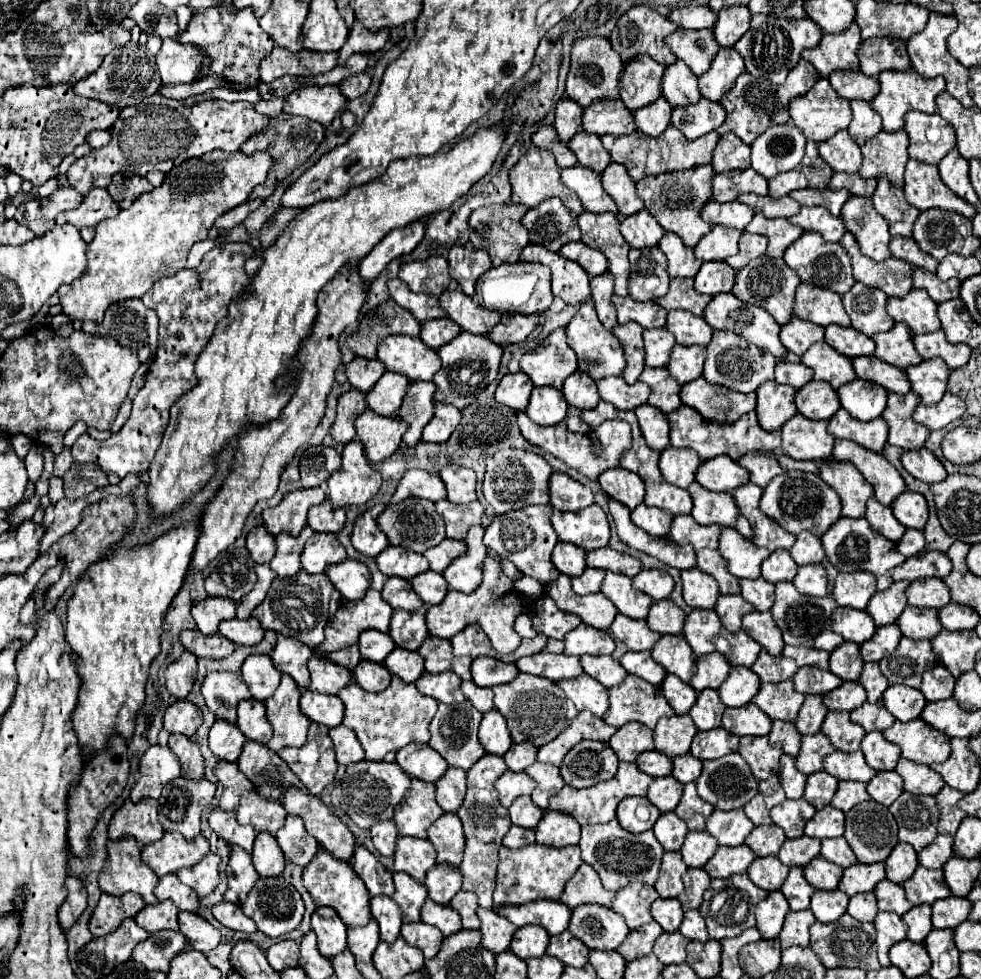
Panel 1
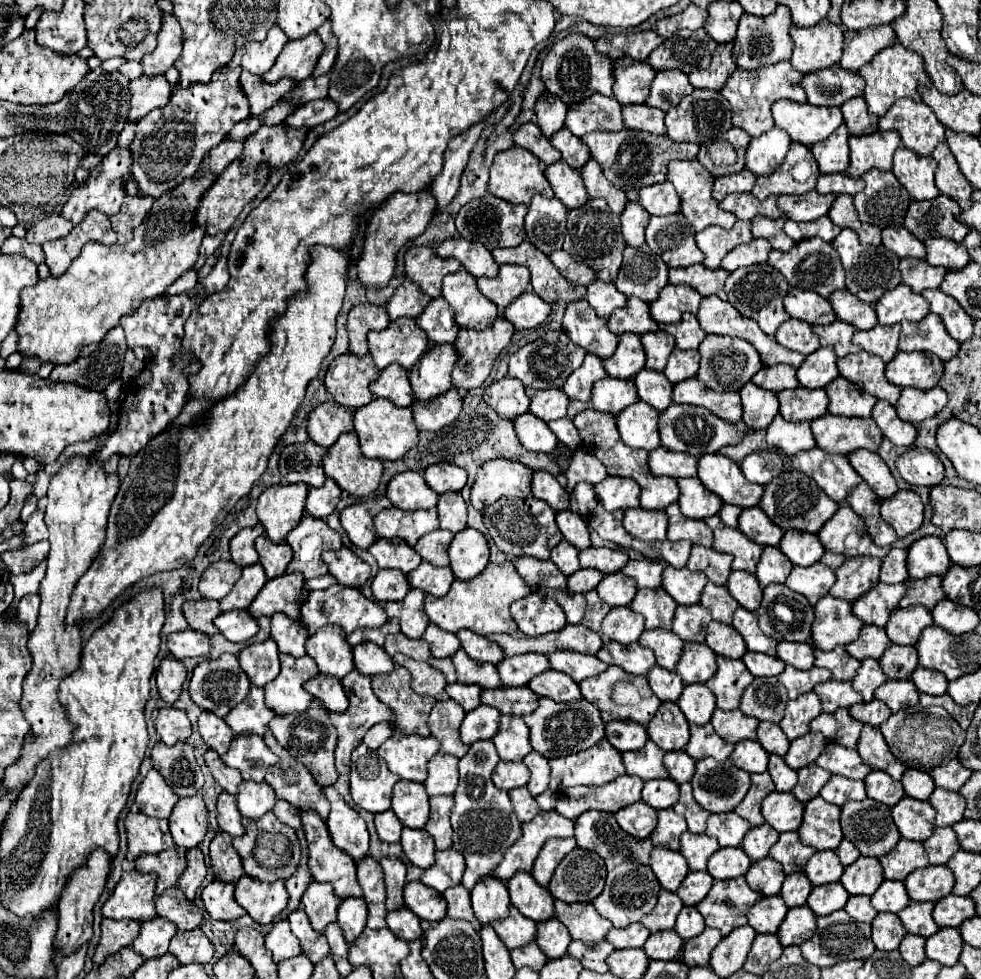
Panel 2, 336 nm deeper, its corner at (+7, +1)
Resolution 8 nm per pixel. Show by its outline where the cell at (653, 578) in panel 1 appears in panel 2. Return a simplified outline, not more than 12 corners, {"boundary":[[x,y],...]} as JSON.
{"boundary":[[631,560],[621,572],[637,588],[659,588],[663,560]]}

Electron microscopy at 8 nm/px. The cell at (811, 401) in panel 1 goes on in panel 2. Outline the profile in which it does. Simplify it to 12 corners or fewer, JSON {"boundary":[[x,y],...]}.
{"boundary":[[809,388],[777,394],[789,422],[811,422],[827,414],[827,392]]}

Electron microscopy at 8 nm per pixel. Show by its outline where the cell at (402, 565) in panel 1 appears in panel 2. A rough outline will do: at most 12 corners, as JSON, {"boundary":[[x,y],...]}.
{"boundary":[[379,538],[369,552],[379,568],[415,570],[423,560],[399,538]]}

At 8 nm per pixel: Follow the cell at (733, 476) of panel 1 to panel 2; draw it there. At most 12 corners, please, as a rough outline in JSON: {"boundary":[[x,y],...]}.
{"boundary":[[723,454],[699,460],[701,482],[739,508],[757,506],[763,486]]}

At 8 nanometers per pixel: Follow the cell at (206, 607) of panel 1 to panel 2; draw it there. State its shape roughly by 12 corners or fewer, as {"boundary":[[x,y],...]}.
{"boundary":[[187,600],[185,620],[203,634],[217,632],[221,614],[217,600]]}

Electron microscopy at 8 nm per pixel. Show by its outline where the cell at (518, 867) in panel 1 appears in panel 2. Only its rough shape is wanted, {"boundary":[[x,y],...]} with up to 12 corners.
{"boundary":[[551,838],[543,844],[533,878],[547,886],[559,860],[571,848],[573,838]]}

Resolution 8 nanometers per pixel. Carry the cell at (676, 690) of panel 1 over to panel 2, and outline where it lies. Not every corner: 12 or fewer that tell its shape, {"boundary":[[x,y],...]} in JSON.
{"boundary":[[653,666],[649,686],[659,700],[675,702],[683,692],[677,672]]}

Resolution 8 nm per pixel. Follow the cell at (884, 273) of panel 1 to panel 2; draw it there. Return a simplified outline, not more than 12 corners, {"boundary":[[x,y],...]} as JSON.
{"boundary":[[851,228],[833,240],[847,290],[875,304],[901,284],[899,256],[861,244]]}

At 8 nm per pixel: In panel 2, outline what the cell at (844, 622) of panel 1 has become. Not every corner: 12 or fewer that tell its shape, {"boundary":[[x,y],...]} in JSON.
{"boundary":[[847,600],[815,604],[811,646],[833,650],[859,636],[863,622]]}

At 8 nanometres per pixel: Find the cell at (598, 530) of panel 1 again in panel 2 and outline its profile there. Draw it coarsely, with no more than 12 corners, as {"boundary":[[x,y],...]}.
{"boundary":[[557,512],[563,538],[577,550],[591,546],[589,528],[577,512]]}

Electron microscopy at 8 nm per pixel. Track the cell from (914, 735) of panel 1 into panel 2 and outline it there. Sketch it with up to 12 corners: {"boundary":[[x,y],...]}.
{"boundary":[[939,706],[879,728],[891,754],[925,772],[957,758],[965,730]]}

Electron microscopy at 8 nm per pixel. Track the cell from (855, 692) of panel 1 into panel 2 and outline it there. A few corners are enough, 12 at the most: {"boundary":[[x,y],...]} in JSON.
{"boundary":[[827,680],[813,692],[823,712],[849,708],[863,700],[851,682]]}

